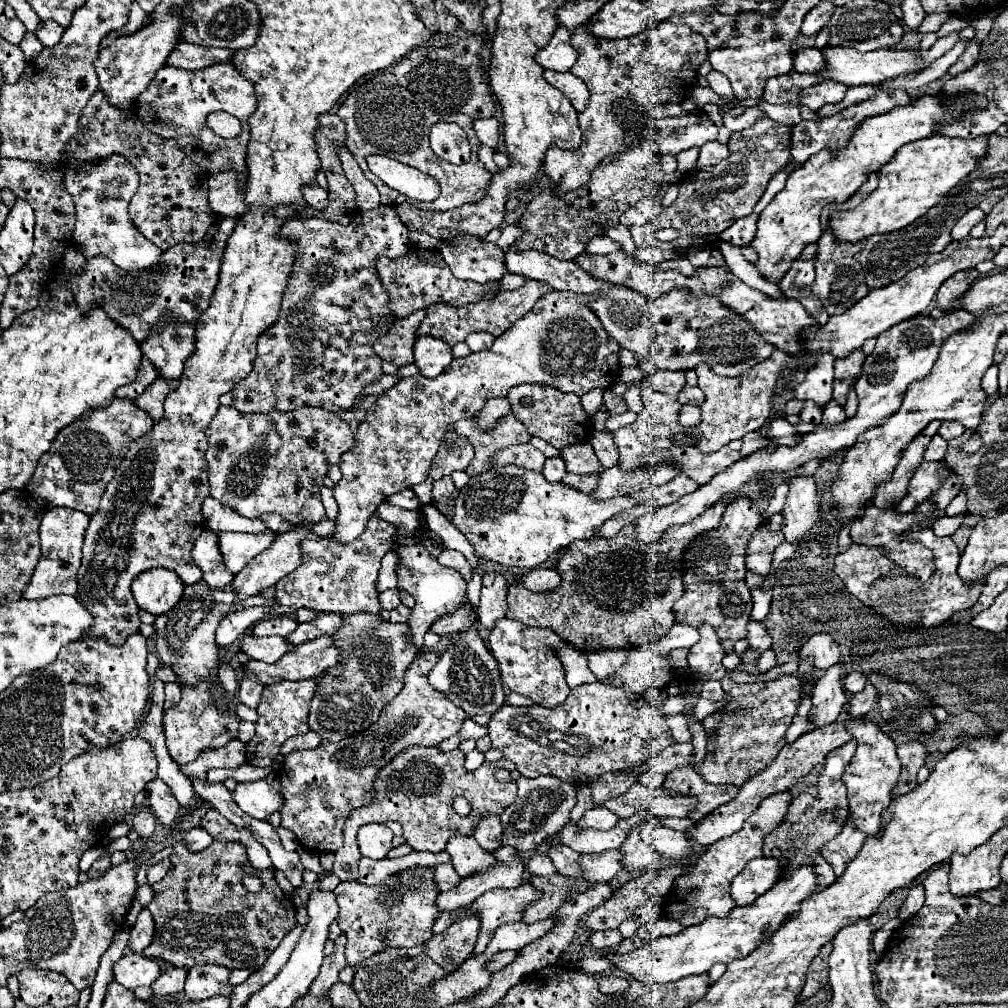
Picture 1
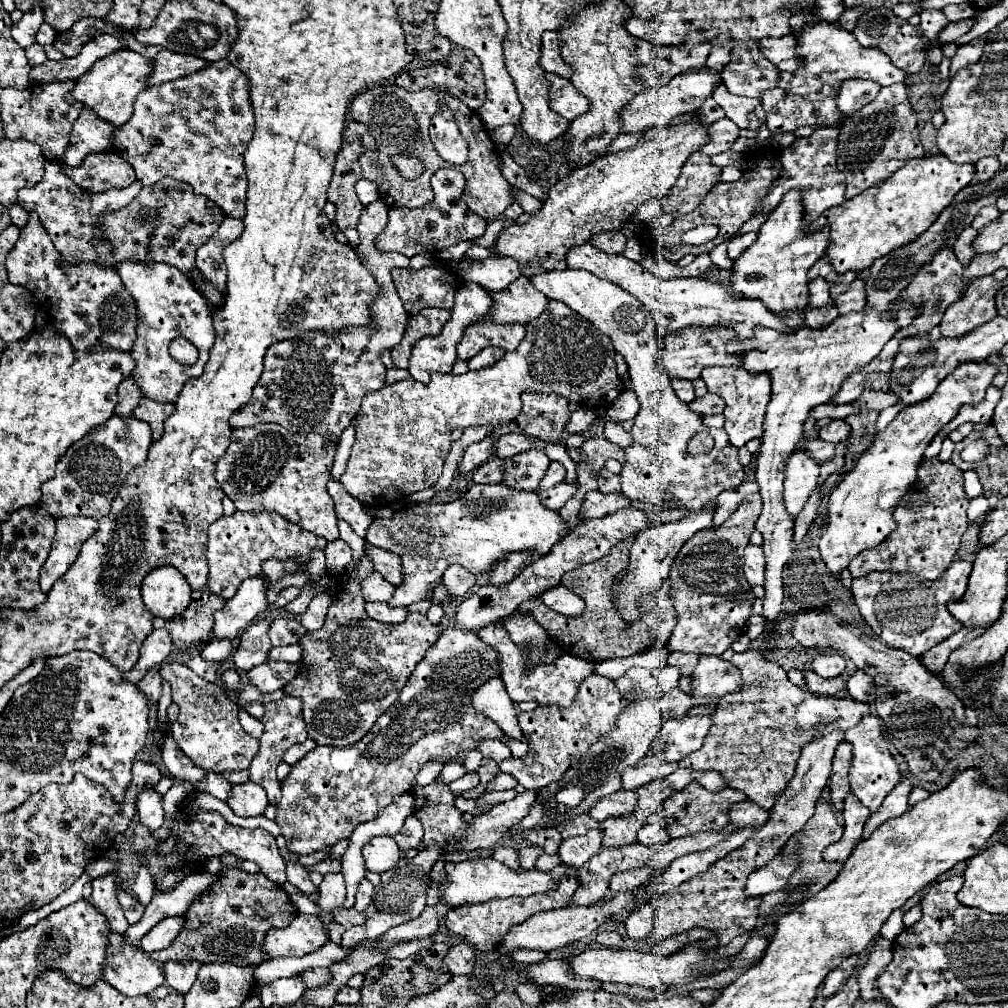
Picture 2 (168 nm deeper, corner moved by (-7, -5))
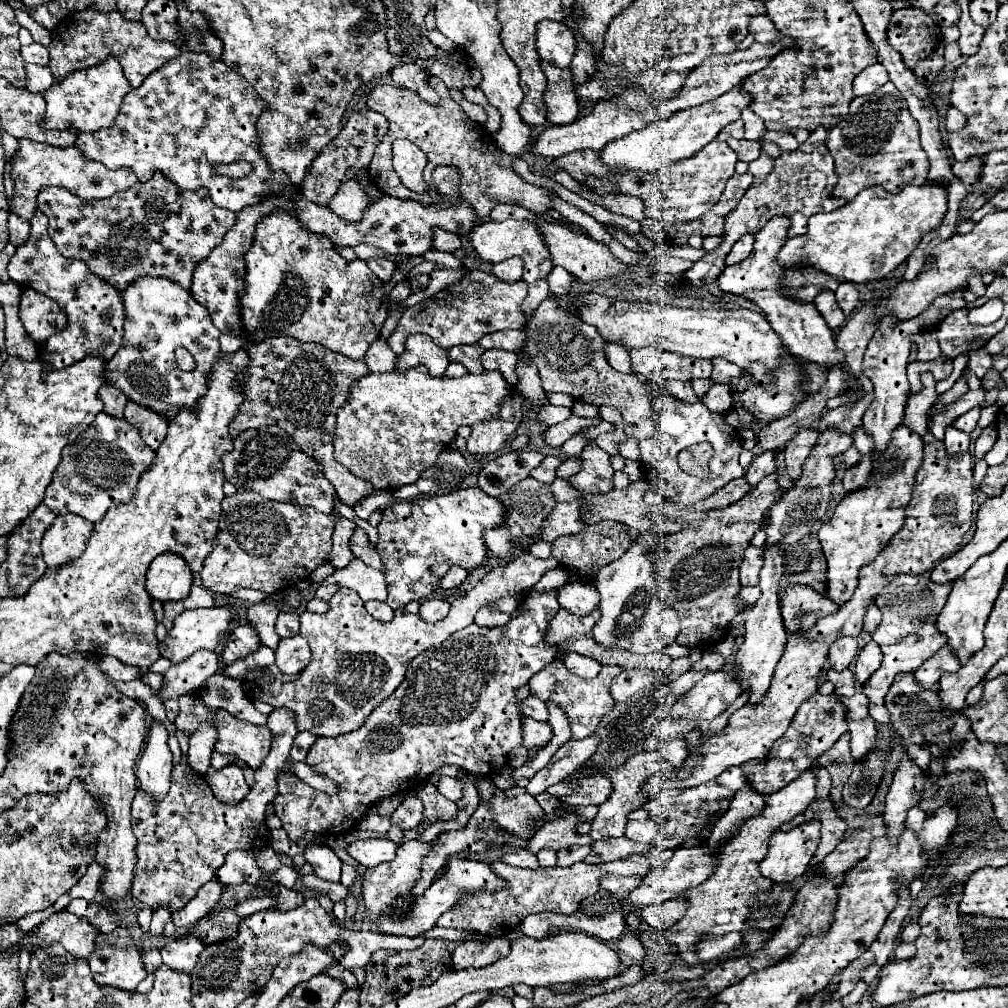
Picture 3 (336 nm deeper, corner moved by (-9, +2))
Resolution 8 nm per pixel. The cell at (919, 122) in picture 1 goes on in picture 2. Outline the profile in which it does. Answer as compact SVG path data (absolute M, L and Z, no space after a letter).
M792 189L790 193L786 193L786 197L780 201L780 205L768 215L766 223L760 227L758 239L734 263L734 273L730 277L732 289L742 297L756 297L756 299L764 301L764 305L770 311L780 313L786 319L790 319L790 323L786 323L788 331L796 331L796 329L804 327L804 307L808 305L808 277L806 277L808 269L826 253L826 245L830 245L830 229L824 227L820 231L808 233L808 227L804 225L802 191Z

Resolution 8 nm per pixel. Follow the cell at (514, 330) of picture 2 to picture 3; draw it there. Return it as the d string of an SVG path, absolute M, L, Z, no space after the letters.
M500 330L486 334L478 340L484 350L520 350L524 342L522 330Z

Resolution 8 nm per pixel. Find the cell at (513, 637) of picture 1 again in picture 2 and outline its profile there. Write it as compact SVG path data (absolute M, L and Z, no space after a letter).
M488 625L484 629L478 631L478 637L488 643L492 649L498 651L498 665L500 665L500 675L504 679L506 691L510 695L512 701L520 703L520 701L536 701L540 705L558 705L562 709L570 707L570 703L574 701L576 693L578 693L578 685L582 683L582 679L590 677L594 671L592 661L584 661L580 657L568 655L564 653L562 657L558 657L552 663L530 663L522 651L522 647L518 647L508 631L504 629L504 625Z

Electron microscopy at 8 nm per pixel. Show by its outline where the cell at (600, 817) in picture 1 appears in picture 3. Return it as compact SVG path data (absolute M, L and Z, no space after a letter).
M570 846L570 848L558 850L556 866L572 866L572 864L584 860L588 854L590 854L590 846Z

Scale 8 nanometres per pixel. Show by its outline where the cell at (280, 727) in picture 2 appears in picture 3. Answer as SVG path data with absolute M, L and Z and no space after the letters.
M276 708L268 716L268 724L274 734L272 750L264 764L256 770L256 784L242 802L230 806L218 802L204 776L196 774L188 764L174 766L170 790L160 802L154 802L156 798L148 798L144 790L138 790L132 804L132 828L138 838L138 870L130 890L134 908L168 908L170 912L176 912L216 876L216 870L224 864L224 856L230 850L260 850L268 846L264 810L278 794L276 776L280 766L288 760L292 740L298 734L294 716L286 708Z

